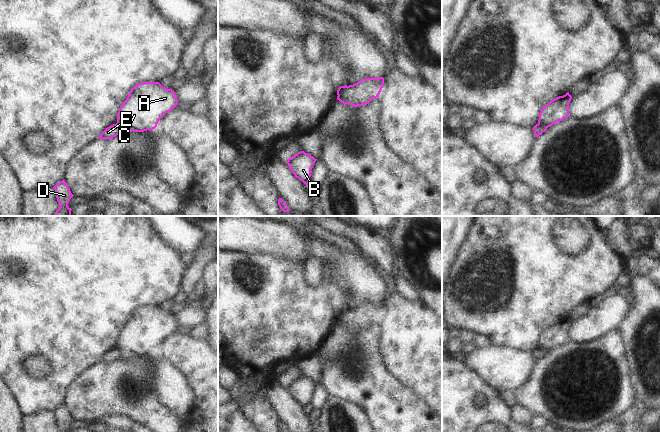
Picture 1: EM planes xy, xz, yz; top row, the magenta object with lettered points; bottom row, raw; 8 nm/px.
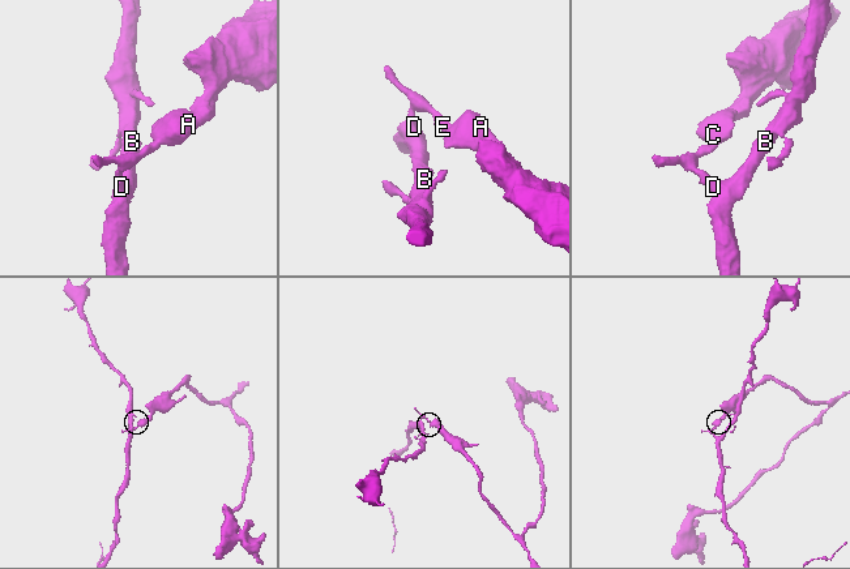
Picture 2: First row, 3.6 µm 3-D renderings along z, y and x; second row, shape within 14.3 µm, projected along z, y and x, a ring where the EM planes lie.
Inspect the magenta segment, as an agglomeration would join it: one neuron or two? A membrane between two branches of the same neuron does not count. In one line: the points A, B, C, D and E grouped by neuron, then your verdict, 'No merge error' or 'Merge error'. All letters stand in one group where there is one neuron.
Groups: A C / B D E. Merge error

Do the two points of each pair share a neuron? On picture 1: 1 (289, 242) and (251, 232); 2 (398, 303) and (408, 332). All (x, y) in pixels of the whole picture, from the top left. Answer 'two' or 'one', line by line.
1: one
2: one

